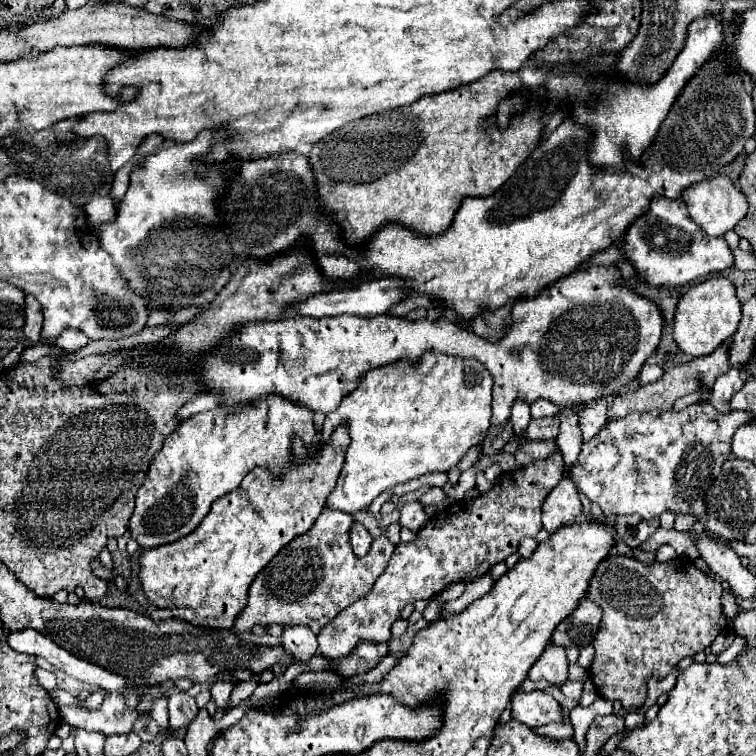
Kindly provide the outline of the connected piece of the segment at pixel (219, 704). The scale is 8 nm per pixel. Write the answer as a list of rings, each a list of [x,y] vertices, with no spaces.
[[[216,680],[214,686],[212,686],[212,698],[216,700],[216,716],[214,718],[222,718],[226,714],[226,708],[228,708],[228,696],[232,692],[232,686],[224,680]]]

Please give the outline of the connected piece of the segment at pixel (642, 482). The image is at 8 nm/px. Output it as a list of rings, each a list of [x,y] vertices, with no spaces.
[[[700,390],[704,402],[696,402],[682,412],[646,412],[608,420],[606,426],[590,440],[582,444],[576,464],[570,468],[574,484],[602,508],[608,516],[638,514],[642,518],[660,516],[664,510],[690,512],[694,516],[704,514],[704,492],[708,484],[720,474],[722,464],[730,456],[730,442],[744,422],[752,420],[750,412],[718,412],[710,402],[710,390]]]

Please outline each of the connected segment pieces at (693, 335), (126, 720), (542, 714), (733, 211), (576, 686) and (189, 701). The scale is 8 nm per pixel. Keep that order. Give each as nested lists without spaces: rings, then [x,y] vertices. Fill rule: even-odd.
[[[714,276],[700,284],[694,284],[678,302],[674,316],[674,340],[682,348],[682,352],[690,356],[708,356],[722,342],[734,336],[740,324],[740,300],[736,296],[736,288],[728,278]]]
[[[108,694],[100,708],[86,710],[78,706],[60,706],[60,716],[72,728],[84,728],[88,732],[100,732],[104,736],[114,734],[128,734],[140,716],[140,708],[128,710],[122,696]]]
[[[518,690],[512,696],[512,718],[526,726],[542,726],[548,722],[560,722],[562,714],[560,704],[552,696],[540,690]]]
[[[714,174],[702,182],[688,186],[684,192],[684,202],[692,214],[692,220],[696,220],[704,232],[708,232],[708,236],[724,236],[724,232],[732,230],[748,212],[748,200],[744,192],[726,174]]]
[[[566,682],[566,684],[560,686],[560,692],[578,702],[578,698],[582,694],[582,682]]]
[[[172,692],[168,696],[168,710],[170,710],[170,720],[174,728],[190,724],[198,716],[196,700],[186,692]]]

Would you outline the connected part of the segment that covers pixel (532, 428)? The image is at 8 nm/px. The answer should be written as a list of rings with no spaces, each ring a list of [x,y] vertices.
[[[540,418],[540,420],[530,420],[526,428],[526,440],[554,440],[558,436],[558,418]]]

